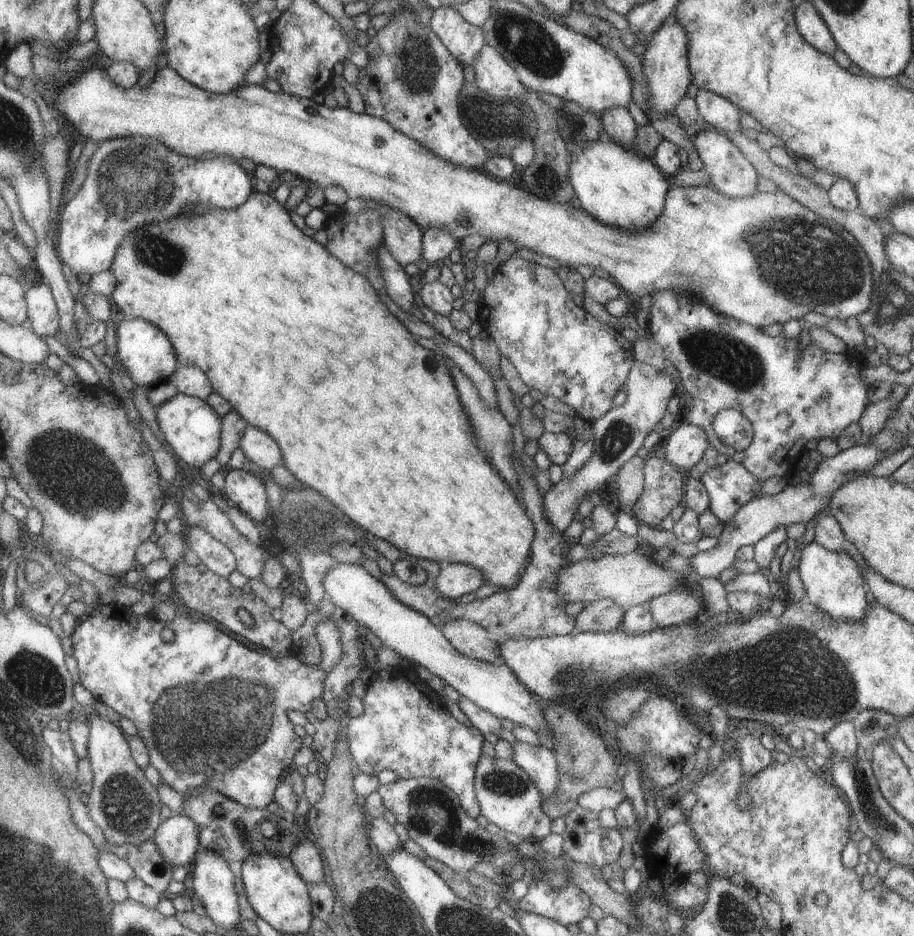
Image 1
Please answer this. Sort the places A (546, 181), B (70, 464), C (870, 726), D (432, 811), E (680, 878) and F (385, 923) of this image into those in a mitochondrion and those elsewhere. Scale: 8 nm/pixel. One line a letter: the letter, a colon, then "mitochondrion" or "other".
A: mitochondrion
B: mitochondrion
C: mitochondrion
D: mitochondrion
E: other
F: mitochondrion

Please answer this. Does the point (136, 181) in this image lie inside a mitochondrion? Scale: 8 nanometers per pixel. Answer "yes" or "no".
yes

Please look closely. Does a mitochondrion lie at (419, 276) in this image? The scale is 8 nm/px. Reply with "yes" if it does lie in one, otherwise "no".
no

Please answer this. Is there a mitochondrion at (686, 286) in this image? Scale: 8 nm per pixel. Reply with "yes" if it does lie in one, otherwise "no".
no

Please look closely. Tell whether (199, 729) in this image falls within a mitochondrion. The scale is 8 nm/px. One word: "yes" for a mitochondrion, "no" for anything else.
yes

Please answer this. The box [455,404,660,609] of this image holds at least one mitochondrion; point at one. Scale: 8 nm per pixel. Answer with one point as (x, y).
(618, 436)

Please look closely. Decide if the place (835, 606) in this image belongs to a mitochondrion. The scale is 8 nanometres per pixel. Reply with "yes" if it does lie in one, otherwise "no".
no

